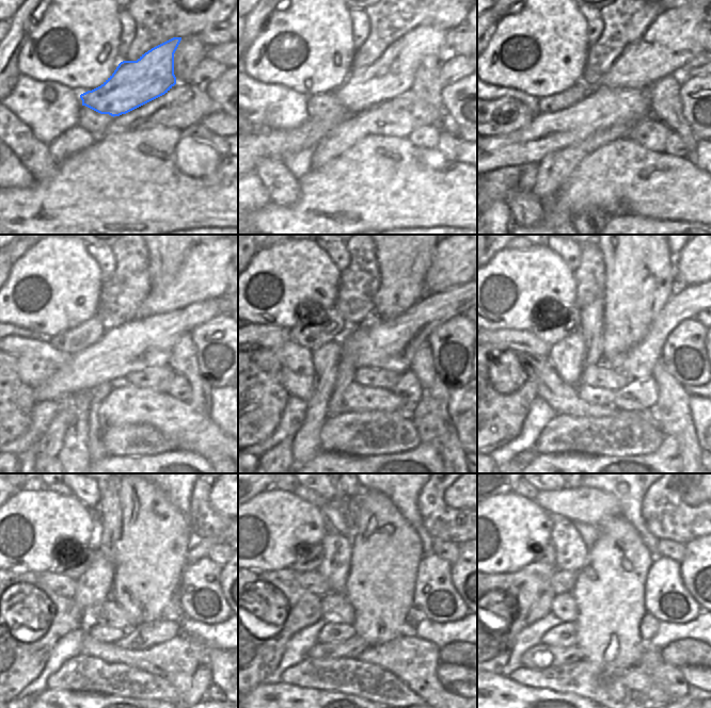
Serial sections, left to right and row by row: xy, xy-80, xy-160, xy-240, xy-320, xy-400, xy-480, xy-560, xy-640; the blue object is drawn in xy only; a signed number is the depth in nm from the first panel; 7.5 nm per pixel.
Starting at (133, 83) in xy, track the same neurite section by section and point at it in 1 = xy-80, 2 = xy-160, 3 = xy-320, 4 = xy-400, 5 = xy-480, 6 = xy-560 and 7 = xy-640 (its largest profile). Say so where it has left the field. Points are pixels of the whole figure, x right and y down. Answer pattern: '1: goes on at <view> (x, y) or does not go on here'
1: goes on at xy-80 (392, 75)
2: goes on at xy-160 (670, 42)
3: goes on at xy-320 (455, 258)
4: goes on at xy-400 (694, 263)
5: goes on at xy-480 (216, 496)
6: goes on at xy-560 (455, 497)
7: goes on at xy-640 (694, 498)

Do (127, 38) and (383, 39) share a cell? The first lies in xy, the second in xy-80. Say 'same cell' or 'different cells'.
different cells

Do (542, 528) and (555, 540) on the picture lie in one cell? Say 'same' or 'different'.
different

